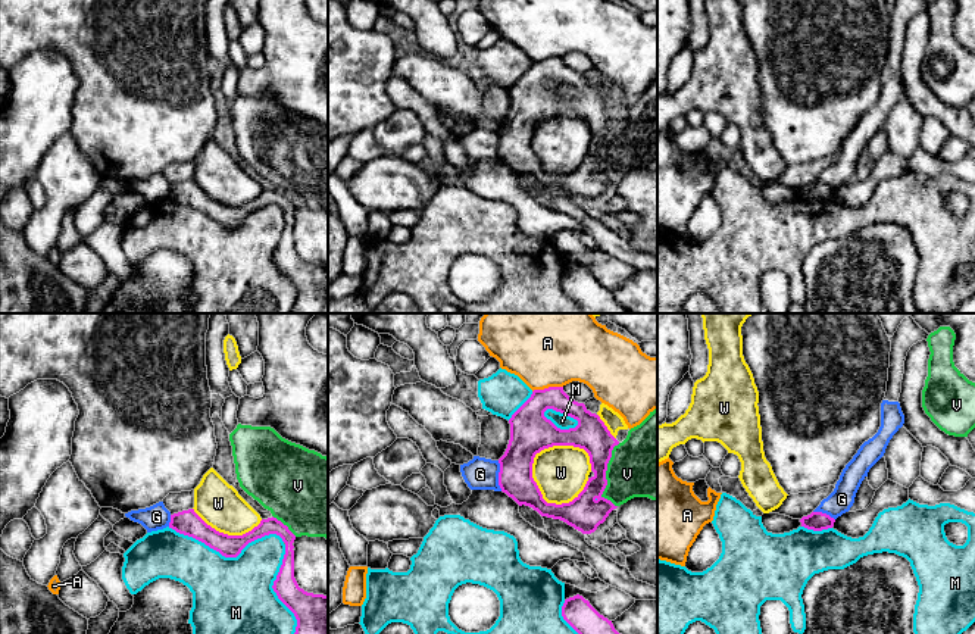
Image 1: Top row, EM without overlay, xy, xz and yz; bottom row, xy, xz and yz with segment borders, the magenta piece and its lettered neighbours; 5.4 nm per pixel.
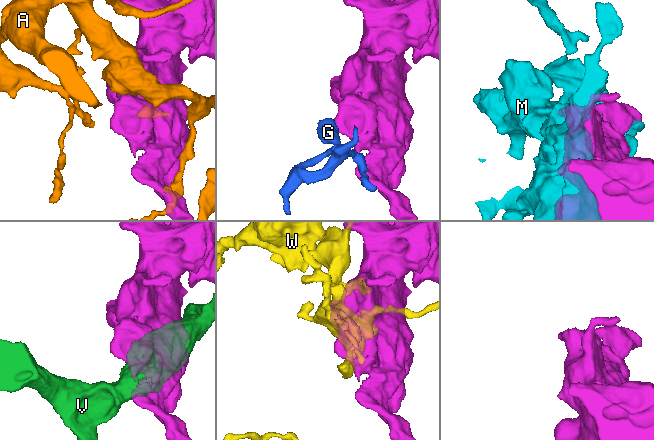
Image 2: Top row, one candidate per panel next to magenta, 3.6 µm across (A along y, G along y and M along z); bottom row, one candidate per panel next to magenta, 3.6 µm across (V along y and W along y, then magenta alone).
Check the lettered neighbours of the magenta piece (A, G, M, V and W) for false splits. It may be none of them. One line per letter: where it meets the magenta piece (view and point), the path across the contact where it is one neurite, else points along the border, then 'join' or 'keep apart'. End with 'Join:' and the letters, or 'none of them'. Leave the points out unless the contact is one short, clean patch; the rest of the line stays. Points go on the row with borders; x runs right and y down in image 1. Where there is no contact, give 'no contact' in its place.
A: contact xz (549, 387); keep apart
G: contact xz (499, 475); border xz (497, 461), (499, 487), (502, 490); keep apart
M: contact xy (227, 556); keep apart
V: contact xz (605, 475); keep apart
W: contact xz (537, 452); keep apart
Join: none of them

